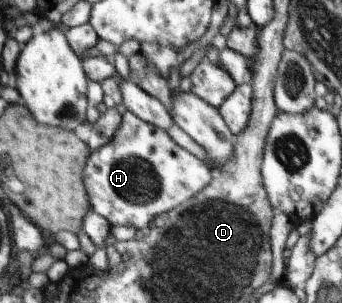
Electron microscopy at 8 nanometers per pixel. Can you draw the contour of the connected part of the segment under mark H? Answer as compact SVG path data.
M126 110L112 139L90 152L83 175L91 211L105 217L112 227L129 226L147 231L162 213L209 185L214 172L204 160L177 145L168 131Z

